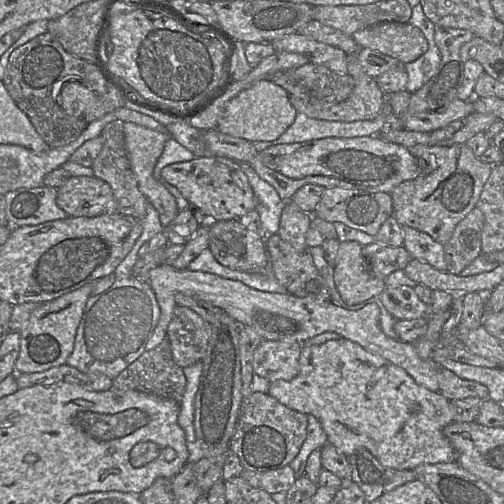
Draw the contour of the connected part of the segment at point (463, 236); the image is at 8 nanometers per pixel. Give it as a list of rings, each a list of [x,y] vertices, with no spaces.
[[[475,207],[454,229],[451,238],[443,244],[447,271],[460,273],[482,255],[481,233],[484,215]]]

